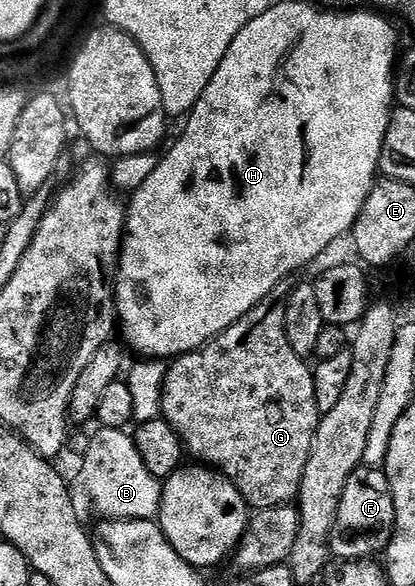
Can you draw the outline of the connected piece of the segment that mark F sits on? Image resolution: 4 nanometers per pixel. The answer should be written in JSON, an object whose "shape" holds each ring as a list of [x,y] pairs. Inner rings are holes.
{"shape":[[[366,464],[358,466],[353,476],[349,476],[349,484],[345,484],[345,492],[337,508],[329,543],[332,555],[348,562],[374,559],[386,551],[394,531],[395,505],[386,469]]]}

